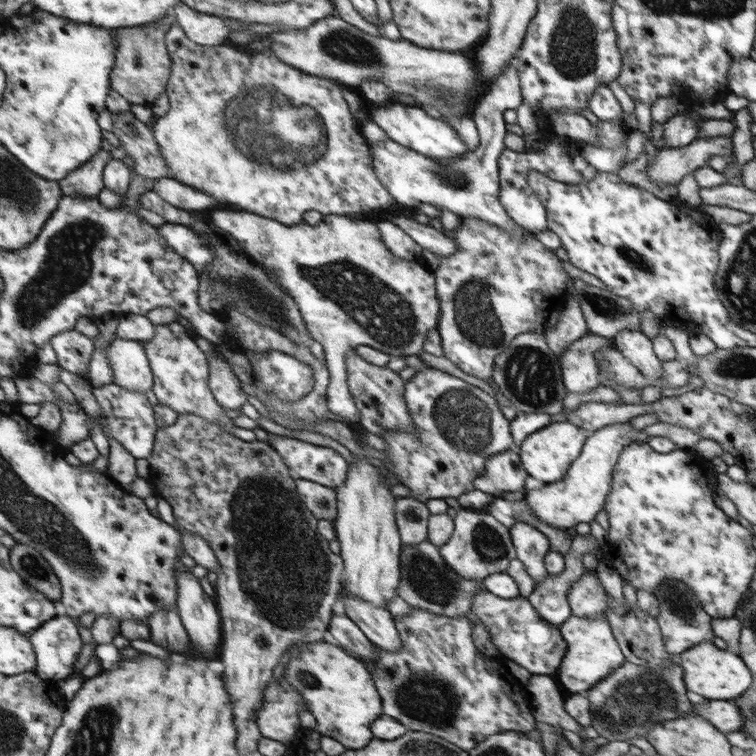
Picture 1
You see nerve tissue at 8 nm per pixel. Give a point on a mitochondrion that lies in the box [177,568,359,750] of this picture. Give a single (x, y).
(281, 628)

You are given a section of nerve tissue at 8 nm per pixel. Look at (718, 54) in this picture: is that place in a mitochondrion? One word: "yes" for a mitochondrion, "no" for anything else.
no

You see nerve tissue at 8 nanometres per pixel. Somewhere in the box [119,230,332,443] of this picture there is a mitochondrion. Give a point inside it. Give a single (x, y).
(247, 290)

